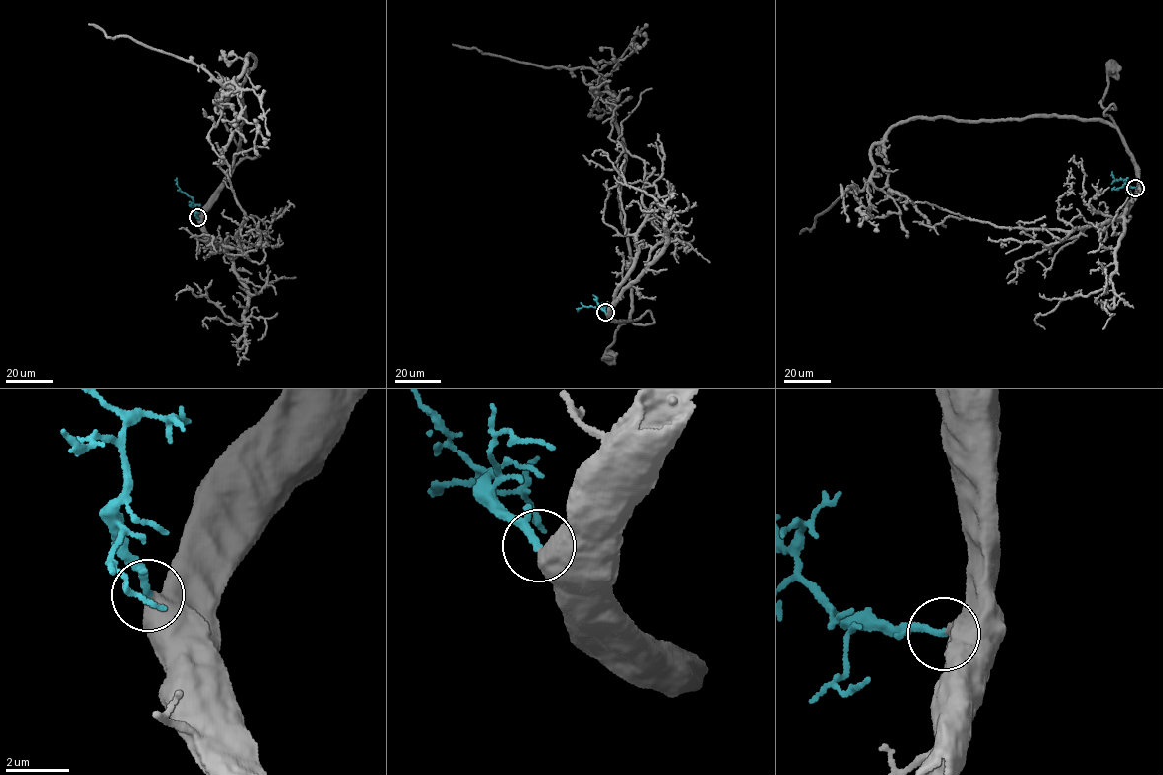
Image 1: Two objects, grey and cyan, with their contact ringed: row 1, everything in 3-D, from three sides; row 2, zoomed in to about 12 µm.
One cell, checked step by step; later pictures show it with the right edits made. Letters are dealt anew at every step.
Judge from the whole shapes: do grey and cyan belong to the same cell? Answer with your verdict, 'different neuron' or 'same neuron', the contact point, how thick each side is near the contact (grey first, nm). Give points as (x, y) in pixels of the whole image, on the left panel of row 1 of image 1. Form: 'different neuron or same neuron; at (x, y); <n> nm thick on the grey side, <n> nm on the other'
same neuron; at (197, 217); 600 nm thick on the grey side, 240 nm on the other

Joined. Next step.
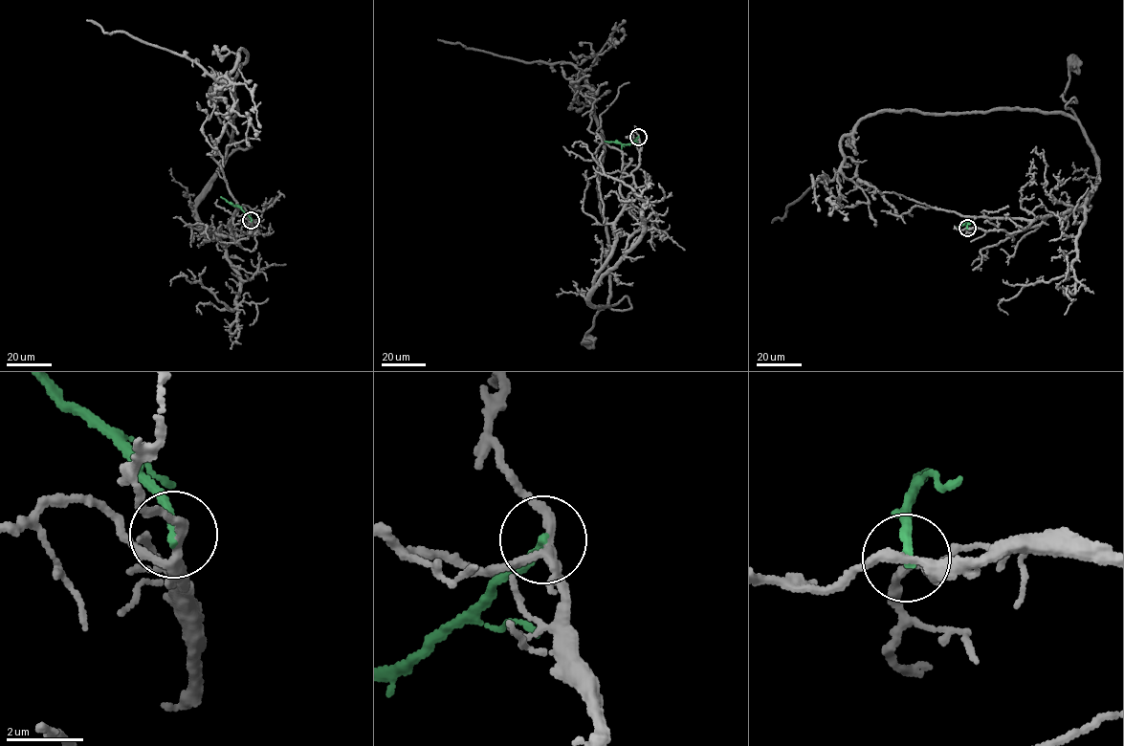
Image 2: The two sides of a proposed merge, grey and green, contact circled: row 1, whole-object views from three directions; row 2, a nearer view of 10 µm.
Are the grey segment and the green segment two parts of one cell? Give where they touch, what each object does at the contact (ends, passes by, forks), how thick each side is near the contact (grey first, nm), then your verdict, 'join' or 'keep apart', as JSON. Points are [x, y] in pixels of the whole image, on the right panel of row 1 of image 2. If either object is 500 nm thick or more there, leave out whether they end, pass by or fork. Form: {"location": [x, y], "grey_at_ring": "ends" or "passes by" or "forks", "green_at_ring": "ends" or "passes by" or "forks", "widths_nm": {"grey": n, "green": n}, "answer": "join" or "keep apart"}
{"location": [967, 228], "grey_at_ring": "forks", "green_at_ring": "ends", "widths_nm": {"grey": 200, "green": 240}, "answer": "keep apart"}

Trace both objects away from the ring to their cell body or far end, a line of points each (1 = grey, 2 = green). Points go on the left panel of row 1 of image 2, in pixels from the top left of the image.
1: (251, 220), (240, 247), (208, 238), (196, 217), (197, 198), (218, 167), (251, 146), (232, 141), (214, 92)
2: (251, 220), (240, 208), (220, 197)

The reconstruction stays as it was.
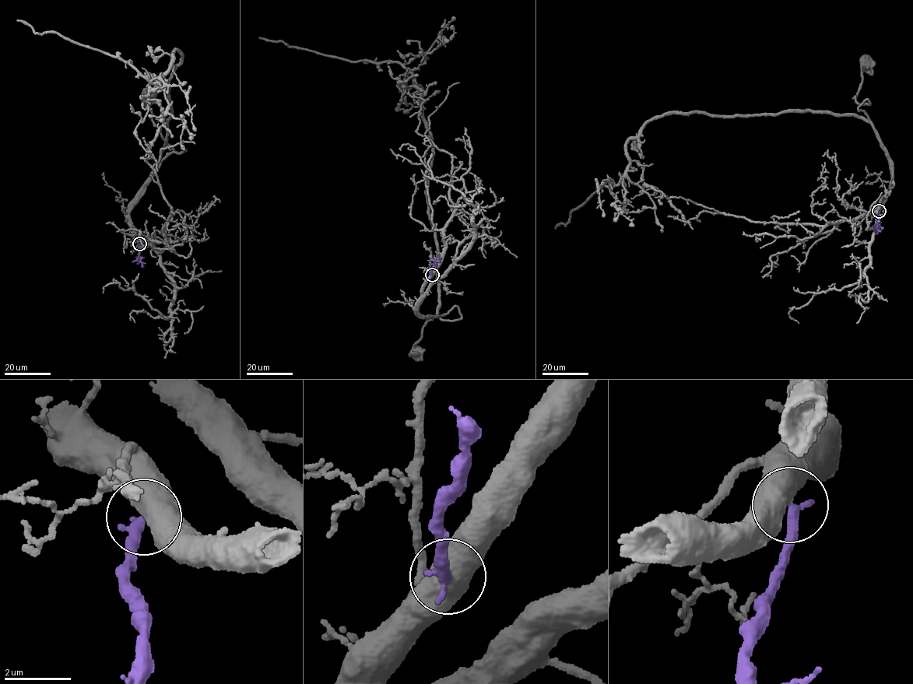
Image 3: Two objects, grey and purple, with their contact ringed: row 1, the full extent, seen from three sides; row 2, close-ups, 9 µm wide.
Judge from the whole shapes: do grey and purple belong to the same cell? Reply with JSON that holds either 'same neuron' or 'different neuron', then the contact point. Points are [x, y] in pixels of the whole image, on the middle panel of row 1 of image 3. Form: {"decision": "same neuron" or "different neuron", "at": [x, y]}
{"decision": "same neuron", "at": [432, 275]}

